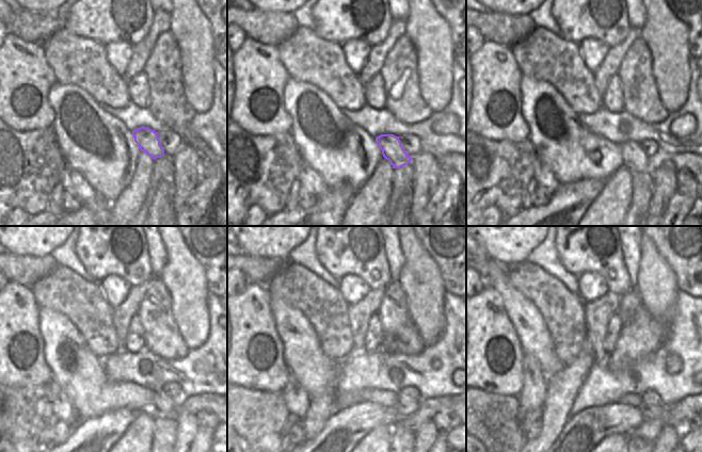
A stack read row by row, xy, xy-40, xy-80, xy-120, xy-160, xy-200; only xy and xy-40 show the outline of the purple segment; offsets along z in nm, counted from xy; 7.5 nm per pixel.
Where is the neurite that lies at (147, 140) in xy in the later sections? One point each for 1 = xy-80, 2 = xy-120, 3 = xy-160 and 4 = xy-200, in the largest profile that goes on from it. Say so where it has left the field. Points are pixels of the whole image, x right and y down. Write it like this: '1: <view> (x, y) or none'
1: xy-80 (634, 158)
2: xy-120 (163, 405)
3: xy-160 (404, 406)
4: xy-200 (651, 412)

